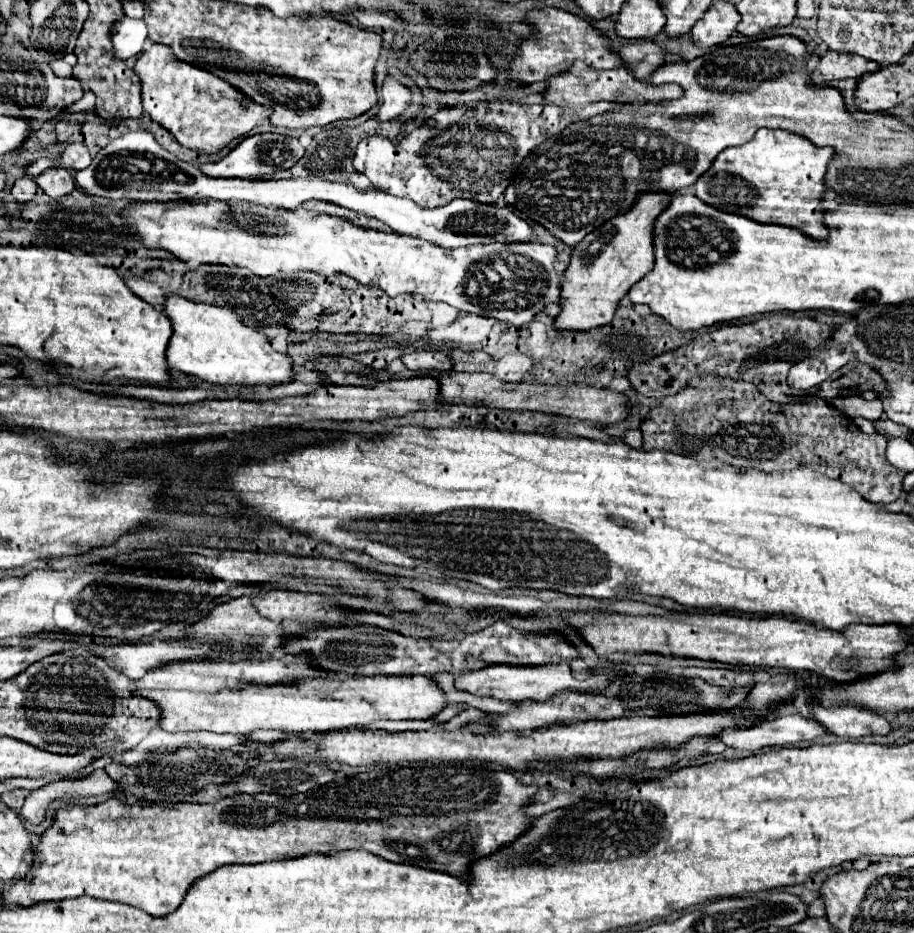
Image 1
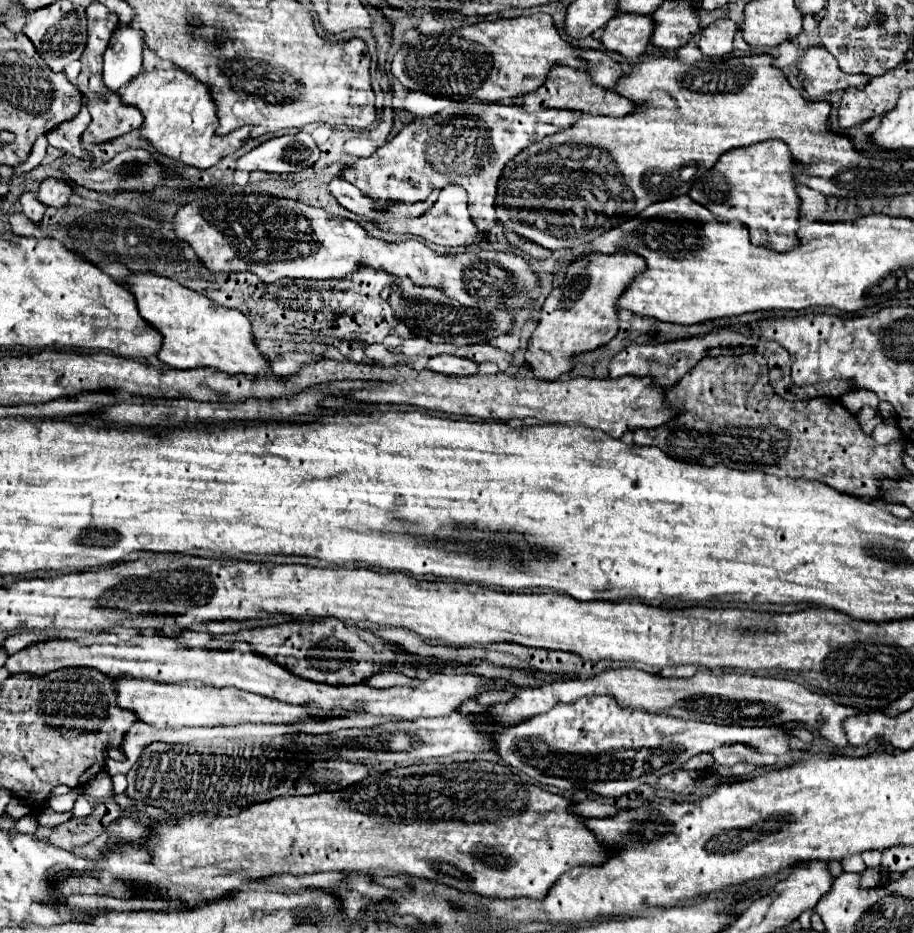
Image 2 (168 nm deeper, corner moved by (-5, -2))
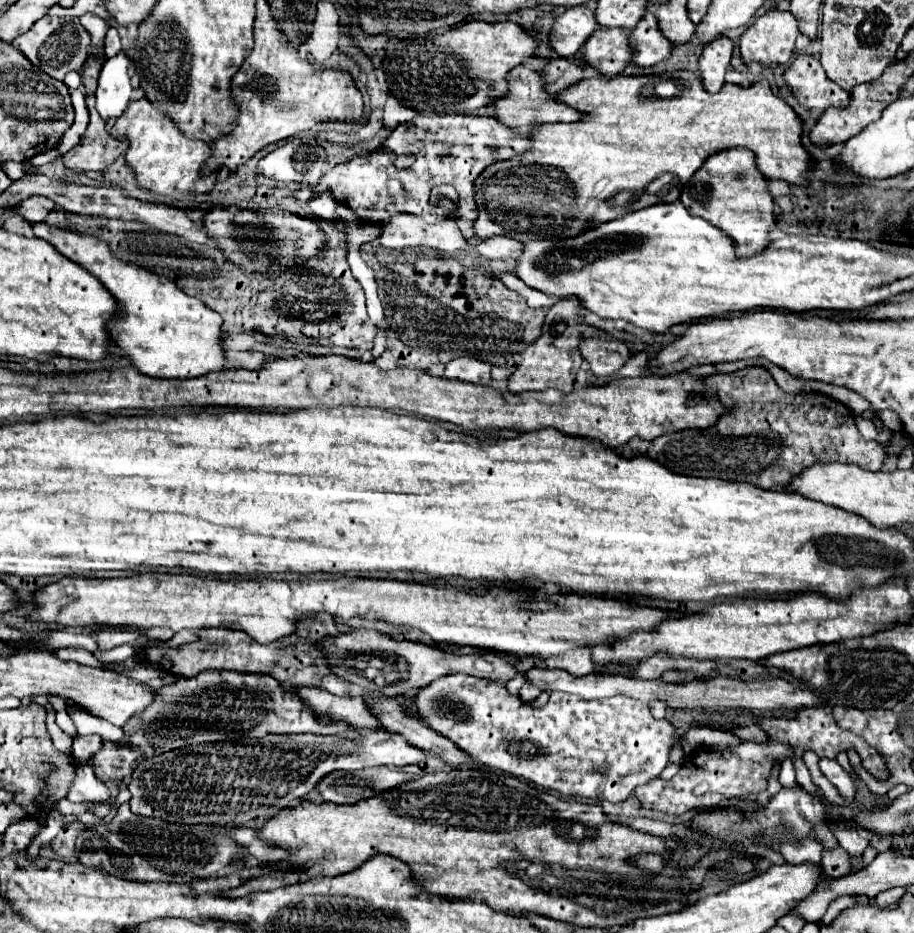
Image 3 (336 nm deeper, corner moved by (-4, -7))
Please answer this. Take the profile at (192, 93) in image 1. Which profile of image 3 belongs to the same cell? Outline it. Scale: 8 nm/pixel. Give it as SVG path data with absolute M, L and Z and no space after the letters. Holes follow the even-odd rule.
M140 99L128 105L126 113L114 121L114 127L110 129L110 135L114 139L126 139L128 151L124 155L126 165L132 167L136 175L136 183L140 189L146 189L150 193L166 195L178 199L178 193L210 193L216 183L216 173L210 173L210 177L198 177L200 167L210 157L212 149L204 141L190 141L188 137L182 137L178 133L178 127L150 101Z

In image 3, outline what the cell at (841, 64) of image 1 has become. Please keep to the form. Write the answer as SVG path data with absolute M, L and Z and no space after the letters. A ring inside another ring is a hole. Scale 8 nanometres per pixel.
M798 55L784 73L792 95L800 105L814 111L824 111L828 107L844 109L850 101L850 95L830 81L814 55Z

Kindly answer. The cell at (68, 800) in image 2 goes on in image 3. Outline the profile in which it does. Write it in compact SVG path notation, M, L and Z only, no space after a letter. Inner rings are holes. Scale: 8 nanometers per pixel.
M78 761L76 777L70 783L66 799L72 803L104 803L110 799L110 789L94 777L94 771L88 763Z

